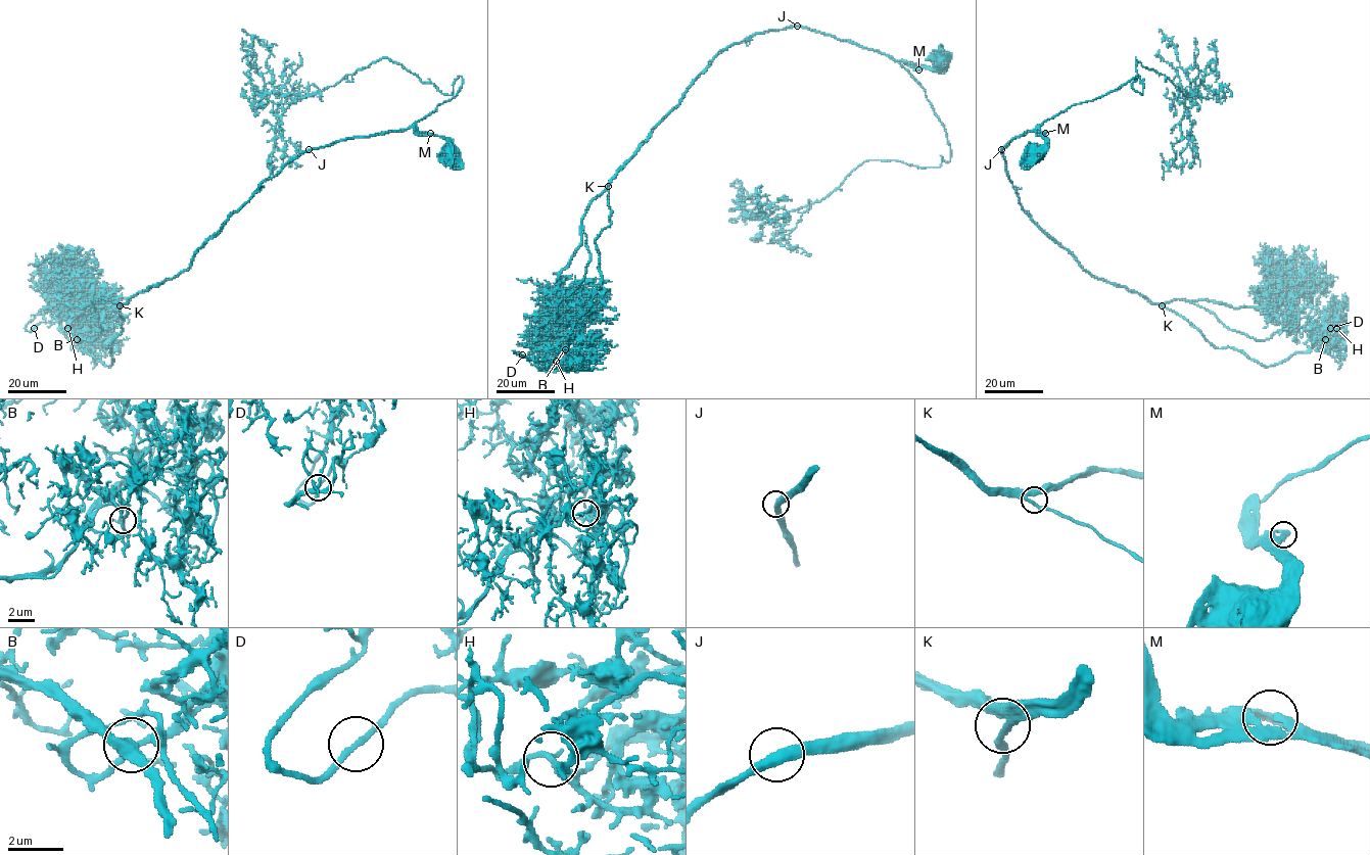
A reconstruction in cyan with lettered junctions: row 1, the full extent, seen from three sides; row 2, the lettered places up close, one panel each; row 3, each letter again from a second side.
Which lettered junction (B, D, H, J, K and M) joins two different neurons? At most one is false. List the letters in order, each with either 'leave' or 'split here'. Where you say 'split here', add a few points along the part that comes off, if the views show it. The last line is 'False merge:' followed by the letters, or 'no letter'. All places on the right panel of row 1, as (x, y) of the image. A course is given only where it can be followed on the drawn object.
B: leave
D: leave
H: leave
J: leave
K: leave
M: leave
False merge: no letter

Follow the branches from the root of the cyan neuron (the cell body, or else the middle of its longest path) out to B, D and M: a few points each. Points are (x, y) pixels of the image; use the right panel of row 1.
B: (1001, 149), (1021, 206), (1092, 275), (1175, 312), (1216, 347), (1234, 347), (1265, 366), (1325, 339)
D: (1001, 149), (1021, 206), (1084, 270), (1175, 312), (1216, 347), (1271, 366), (1308, 351), (1330, 328)
M: (1001, 149), (1012, 139), (1036, 127), (1040, 133), (1045, 133)

